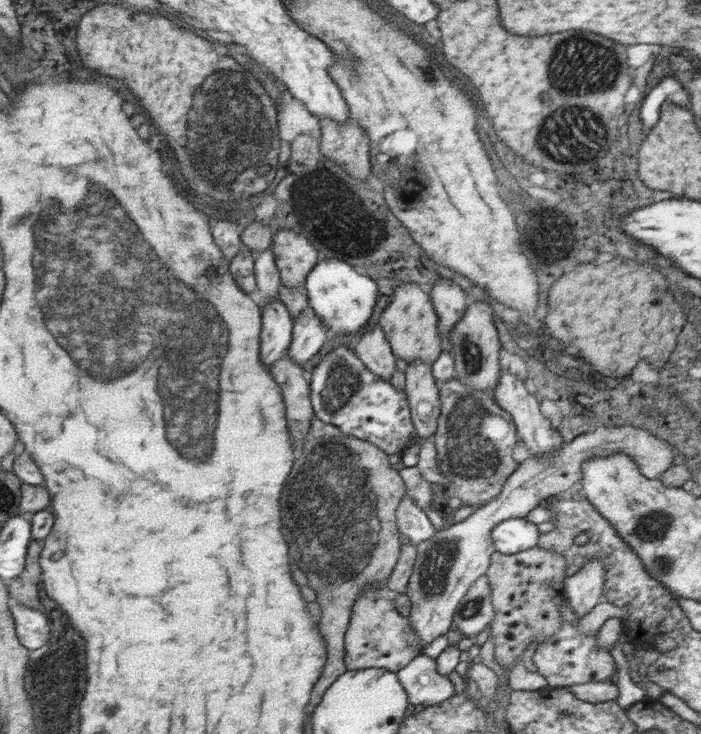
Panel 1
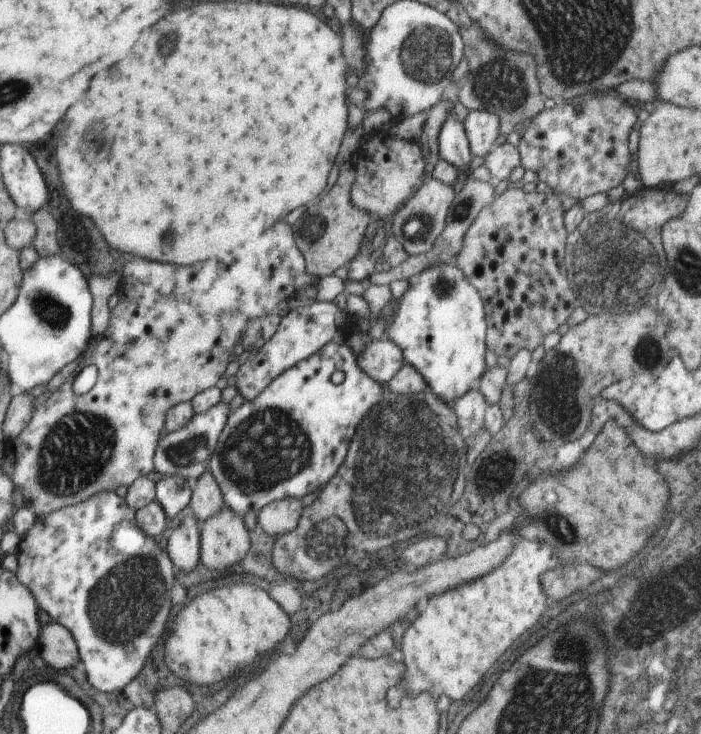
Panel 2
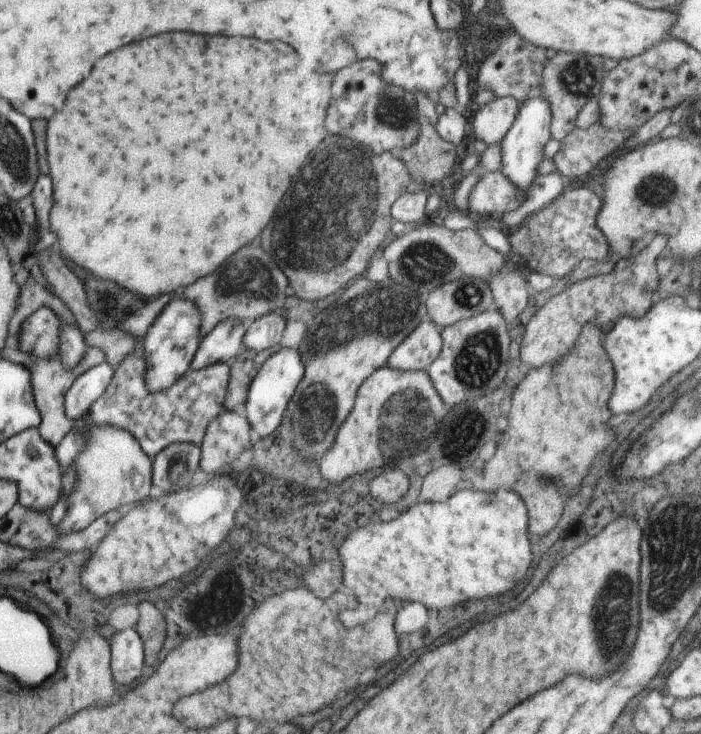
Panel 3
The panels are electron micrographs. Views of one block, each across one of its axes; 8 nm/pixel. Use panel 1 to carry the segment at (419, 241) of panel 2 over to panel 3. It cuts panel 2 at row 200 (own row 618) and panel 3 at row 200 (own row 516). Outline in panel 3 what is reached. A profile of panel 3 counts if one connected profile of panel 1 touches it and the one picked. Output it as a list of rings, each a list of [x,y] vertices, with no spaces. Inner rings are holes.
[[[501,171],[481,172],[482,176],[470,194],[469,214],[477,218],[480,218],[480,214],[499,218],[524,206],[527,195]]]

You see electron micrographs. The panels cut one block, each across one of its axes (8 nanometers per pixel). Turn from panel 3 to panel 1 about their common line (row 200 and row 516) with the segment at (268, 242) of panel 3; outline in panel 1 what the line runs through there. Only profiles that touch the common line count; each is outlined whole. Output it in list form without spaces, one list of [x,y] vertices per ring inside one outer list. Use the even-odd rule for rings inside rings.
[[[309,432],[296,446],[294,478],[288,478],[280,496],[282,534],[290,544],[290,560],[304,566],[308,586],[318,592],[316,602],[322,611],[317,628],[324,636],[327,659],[320,682],[312,690],[312,706],[320,702],[328,686],[347,672],[345,632],[359,594],[365,586],[386,584],[401,553],[396,509],[407,486],[389,460],[383,450],[360,438],[324,437]]]

